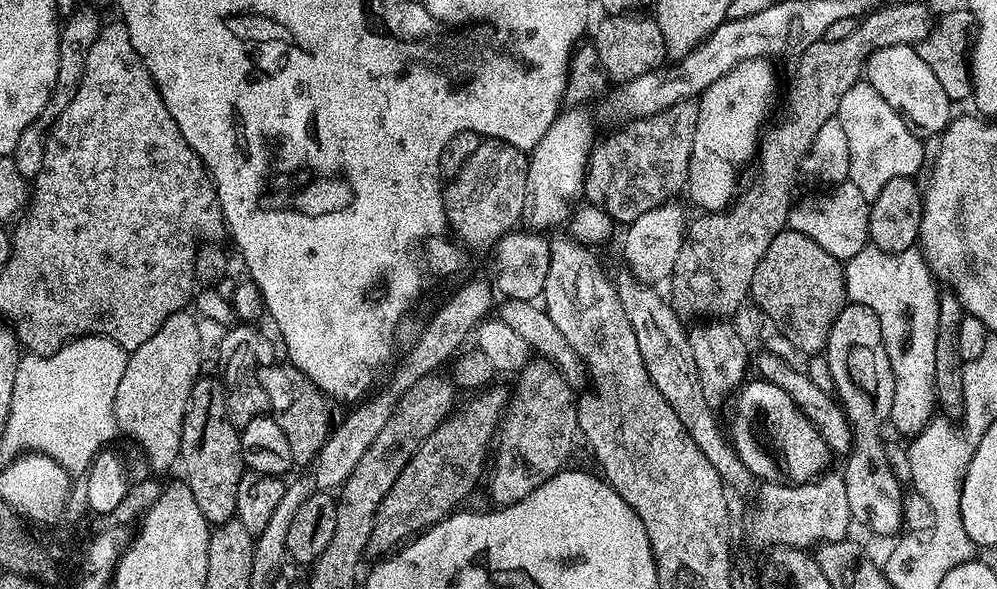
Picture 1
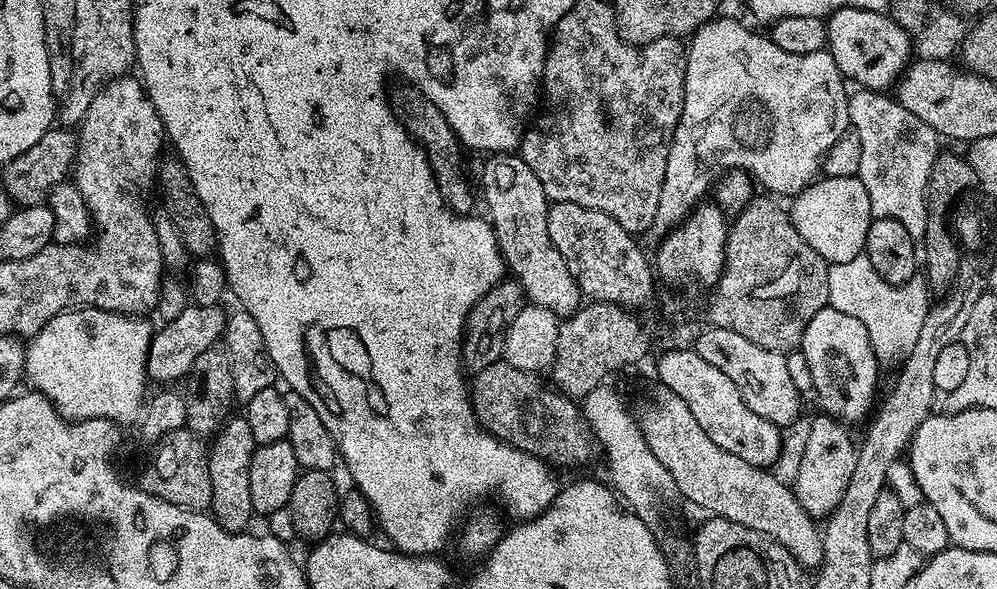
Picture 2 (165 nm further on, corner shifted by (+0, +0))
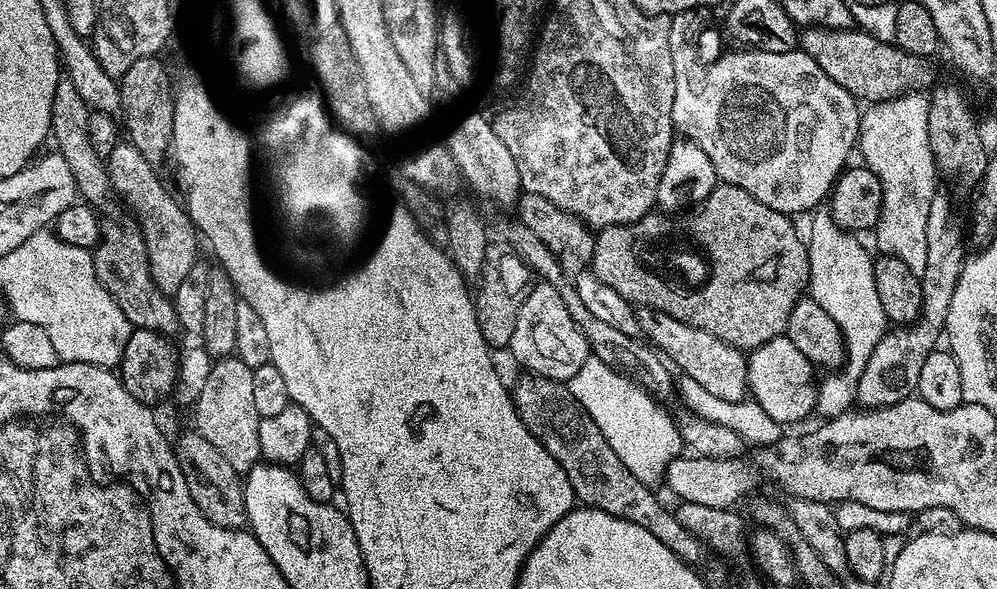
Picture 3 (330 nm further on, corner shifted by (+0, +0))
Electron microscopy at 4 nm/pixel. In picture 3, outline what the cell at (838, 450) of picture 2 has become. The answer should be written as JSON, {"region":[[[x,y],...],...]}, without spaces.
{"region":[[[930,202],[930,218],[926,221],[926,270],[922,270],[919,276],[922,286],[920,319],[885,331],[878,346],[874,346],[874,354],[870,354],[870,362],[866,362],[862,378],[858,378],[856,404],[861,409],[885,408],[909,399],[916,392],[918,374],[922,374],[922,362],[926,362],[929,352],[937,351],[939,344],[936,343],[939,340],[941,343],[946,314],[950,310],[950,298],[954,298],[958,278],[966,263],[966,228],[961,225],[959,215],[950,218],[948,211],[953,207],[946,206],[946,212],[940,214],[936,203]]]}

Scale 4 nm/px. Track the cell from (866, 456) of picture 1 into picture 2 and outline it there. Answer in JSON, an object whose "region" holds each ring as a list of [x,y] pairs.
{"region":[[[831,306],[818,310],[818,314],[810,318],[806,334],[802,334],[798,351],[810,366],[813,379],[811,391],[820,399],[824,407],[821,409],[827,415],[848,426],[869,419],[874,408],[872,399],[876,396],[878,361],[870,346],[870,334],[866,334],[866,326],[862,326],[858,318],[850,318],[850,314],[842,314],[842,310],[834,310]]]}

